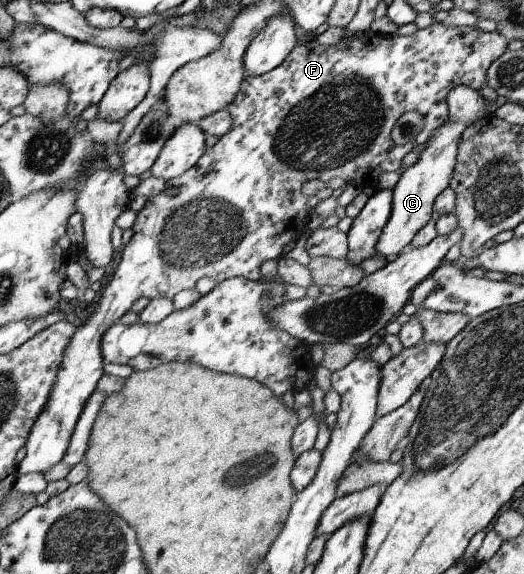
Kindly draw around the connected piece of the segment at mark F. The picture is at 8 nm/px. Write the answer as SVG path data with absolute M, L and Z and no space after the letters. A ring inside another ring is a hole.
M435 20L433 24L425 29L417 30L407 37L400 37L395 34L379 37L375 35L359 34L352 36L350 44L340 42L333 46L319 44L317 39L309 42L299 42L291 50L291 53L286 55L283 63L280 63L275 69L260 76L245 77L241 82L241 89L238 91L238 94L234 97L232 103L226 107L226 110L232 117L230 130L227 131L226 134L219 136L218 139L211 141L205 153L201 156L201 159L199 159L191 169L188 169L179 177L167 180L165 182L165 189L163 189L159 195L148 197L144 207L137 212L137 218L132 226L134 231L133 237L129 243L127 243L125 249L123 249L123 255L118 263L119 265L117 265L117 270L113 275L113 279L111 279L106 287L98 293L96 299L98 305L96 310L87 317L81 326L76 326L75 333L67 344L62 362L58 367L58 374L51 388L49 399L47 399L47 403L45 403L44 408L38 415L37 421L34 423L34 433L30 434L26 445L25 457L19 463L19 471L16 476L27 475L31 472L43 474L50 467L53 467L53 465L59 463L59 461L63 459L73 429L75 429L75 423L77 423L79 415L81 415L81 411L83 411L83 407L85 407L85 402L96 390L97 382L104 374L103 366L105 363L102 356L101 338L109 328L112 328L119 322L121 316L131 309L131 305L133 305L137 299L143 296L145 299L152 300L158 298L160 295L172 298L174 295L177 295L177 292L194 289L195 283L197 283L201 277L211 277L217 284L225 281L227 278L234 278L237 276L257 281L259 277L261 277L261 264L264 261L269 261L269 259L277 260L281 258L283 246L287 245L287 243L289 245L292 239L299 238L301 233L306 233L304 227L309 221L309 212L314 209L318 203L325 201L329 196L333 195L333 190L330 187L325 187L317 191L313 196L304 196L301 189L303 189L303 185L305 185L307 181L317 179L317 181L329 183L331 179L341 177L341 179L344 179L347 183L356 187L380 189L379 183L381 175L385 172L397 171L397 169L401 167L401 160L407 153L412 151L413 146L423 145L423 143L428 142L428 139L434 134L434 131L446 122L446 117L448 116L446 97L451 89L461 84L468 85L475 91L478 91L491 105L493 105L493 103L499 104L499 96L492 87L489 87L486 73L491 63L507 51L508 43L507 39L505 39L503 35L499 35L498 31L483 32L475 29L473 26L445 26ZM412 111L418 111L423 116L424 126L417 134L416 139L412 142L396 144L392 140L391 130L404 113Z

